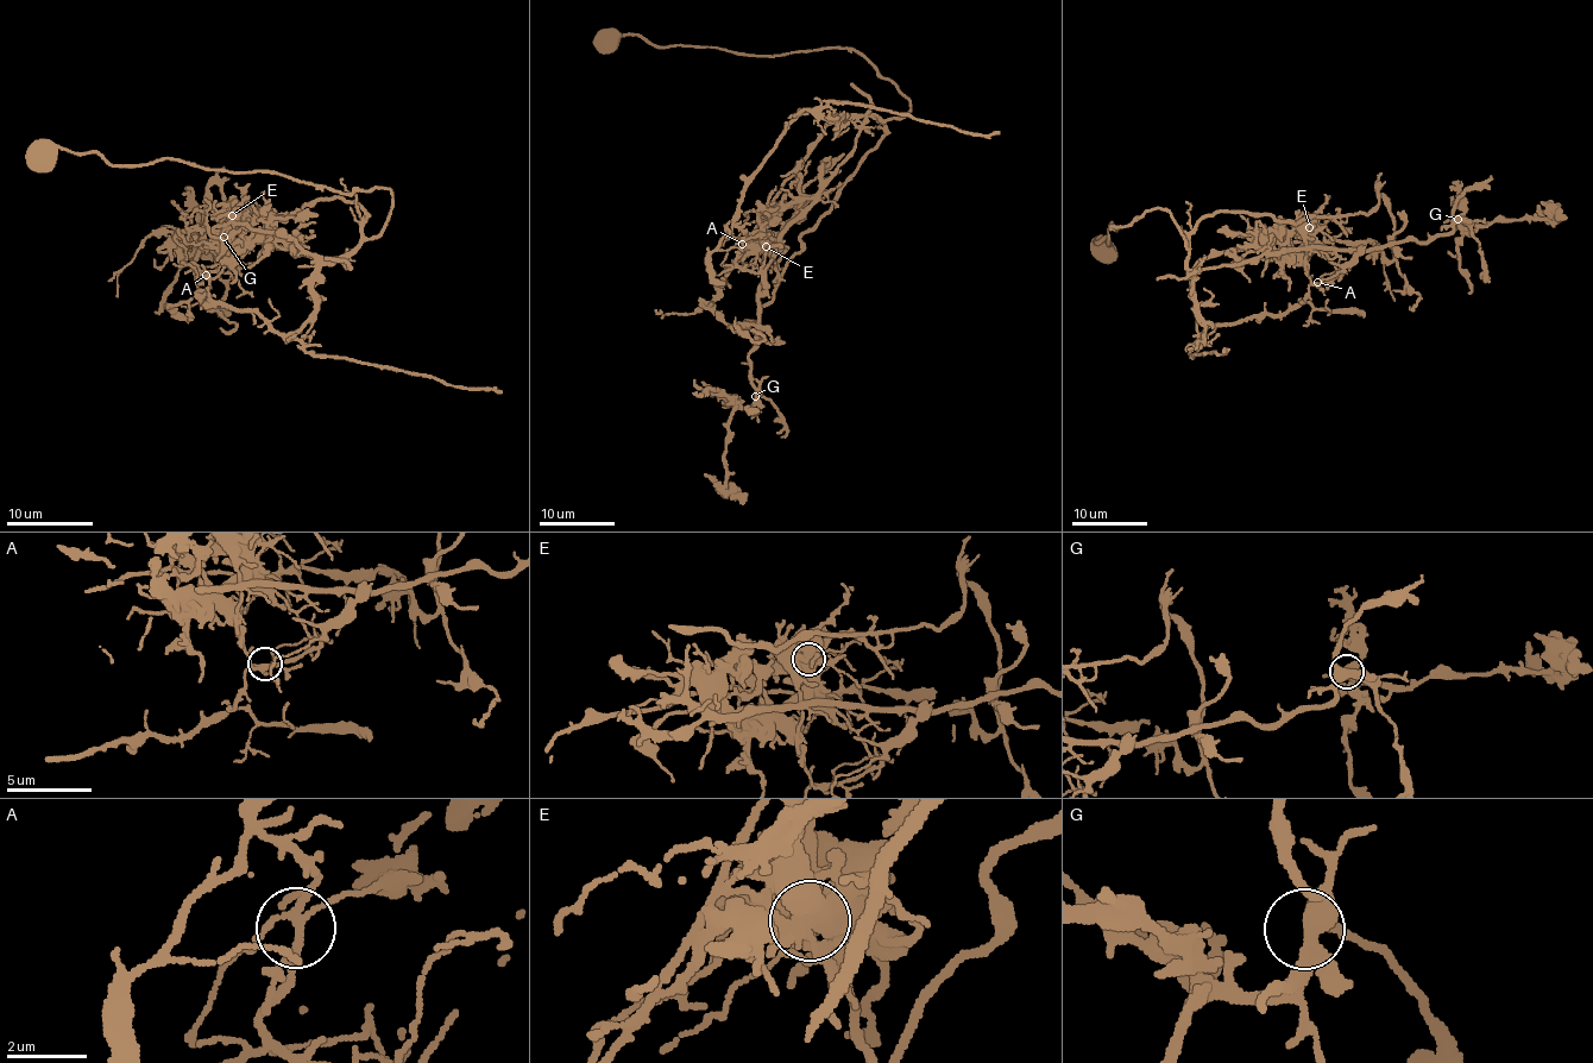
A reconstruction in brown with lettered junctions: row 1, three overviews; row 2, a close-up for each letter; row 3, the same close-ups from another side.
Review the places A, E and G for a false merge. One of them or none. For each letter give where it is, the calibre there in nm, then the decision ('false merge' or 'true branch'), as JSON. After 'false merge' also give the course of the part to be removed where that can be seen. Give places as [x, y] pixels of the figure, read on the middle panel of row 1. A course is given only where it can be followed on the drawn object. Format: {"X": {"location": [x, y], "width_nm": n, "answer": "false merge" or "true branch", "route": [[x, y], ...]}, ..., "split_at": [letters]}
{"A": {"location": [742, 244], "width_nm": 200, "answer": "true branch"}, "E": {"location": [766, 246], "width_nm": 550, "answer": "false merge", "route": [[766, 246], [766, 208], [832, 121], [899, 118], [910, 100], [845, 48], [763, 56], [612, 33], [594, 45]]}, "G": {"location": [755, 396], "width_nm": 400, "answer": "true branch"}, "split_at": ["E"]}

